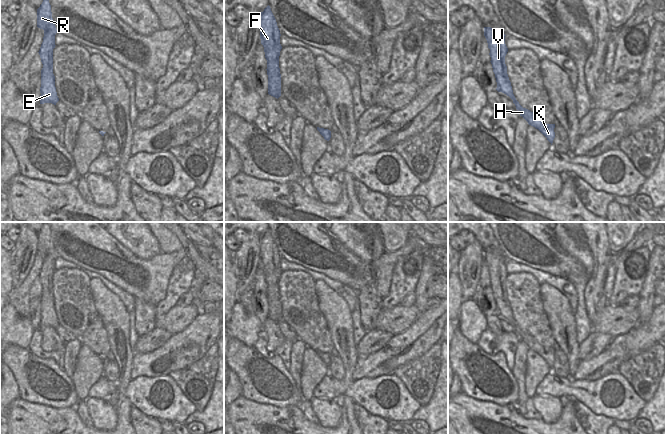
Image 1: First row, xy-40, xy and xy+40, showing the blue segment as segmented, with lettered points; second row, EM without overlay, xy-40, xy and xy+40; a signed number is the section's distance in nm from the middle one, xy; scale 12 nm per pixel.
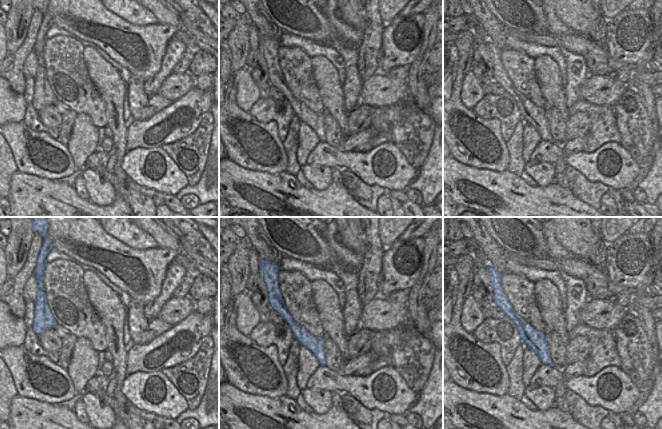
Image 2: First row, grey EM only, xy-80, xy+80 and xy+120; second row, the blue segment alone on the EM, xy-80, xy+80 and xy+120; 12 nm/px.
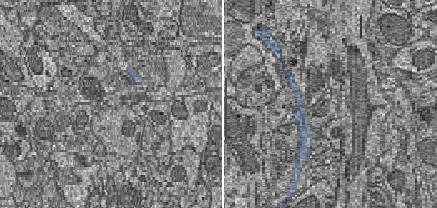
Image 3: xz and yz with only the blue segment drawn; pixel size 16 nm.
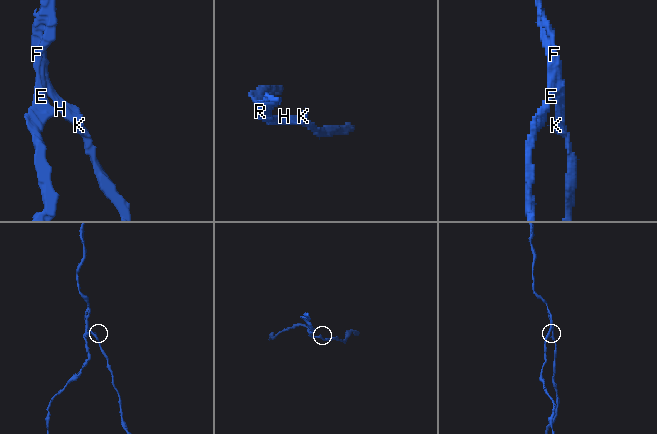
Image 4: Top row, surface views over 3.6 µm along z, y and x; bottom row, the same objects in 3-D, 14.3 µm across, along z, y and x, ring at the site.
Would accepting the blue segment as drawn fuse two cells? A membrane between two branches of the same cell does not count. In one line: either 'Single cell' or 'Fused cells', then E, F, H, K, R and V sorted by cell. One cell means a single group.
Fused cells. Groups: E / F H K R V

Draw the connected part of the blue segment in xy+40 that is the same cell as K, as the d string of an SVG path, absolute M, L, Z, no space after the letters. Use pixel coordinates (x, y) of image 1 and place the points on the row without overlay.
M484 251L484 260L487 264L488 272L492 277L490 286L496 291L499 298L501 316L513 324L513 327L515 328L520 340L522 340L529 349L538 353L552 369L555 362L555 348L544 348L533 336L523 332L513 318L511 306L507 298L507 290L505 288L505 280L508 276L508 272L505 268L506 259L502 255L498 255L491 251Z

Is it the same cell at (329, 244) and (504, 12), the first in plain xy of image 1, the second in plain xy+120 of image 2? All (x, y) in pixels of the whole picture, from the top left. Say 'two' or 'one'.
one

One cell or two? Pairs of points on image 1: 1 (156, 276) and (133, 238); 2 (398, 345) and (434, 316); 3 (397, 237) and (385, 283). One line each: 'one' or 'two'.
1: two
2: one
3: two

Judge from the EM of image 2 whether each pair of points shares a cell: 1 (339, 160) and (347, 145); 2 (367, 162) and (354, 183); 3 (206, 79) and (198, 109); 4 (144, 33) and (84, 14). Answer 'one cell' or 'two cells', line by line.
1: two cells
2: two cells
3: two cells
4: one cell

